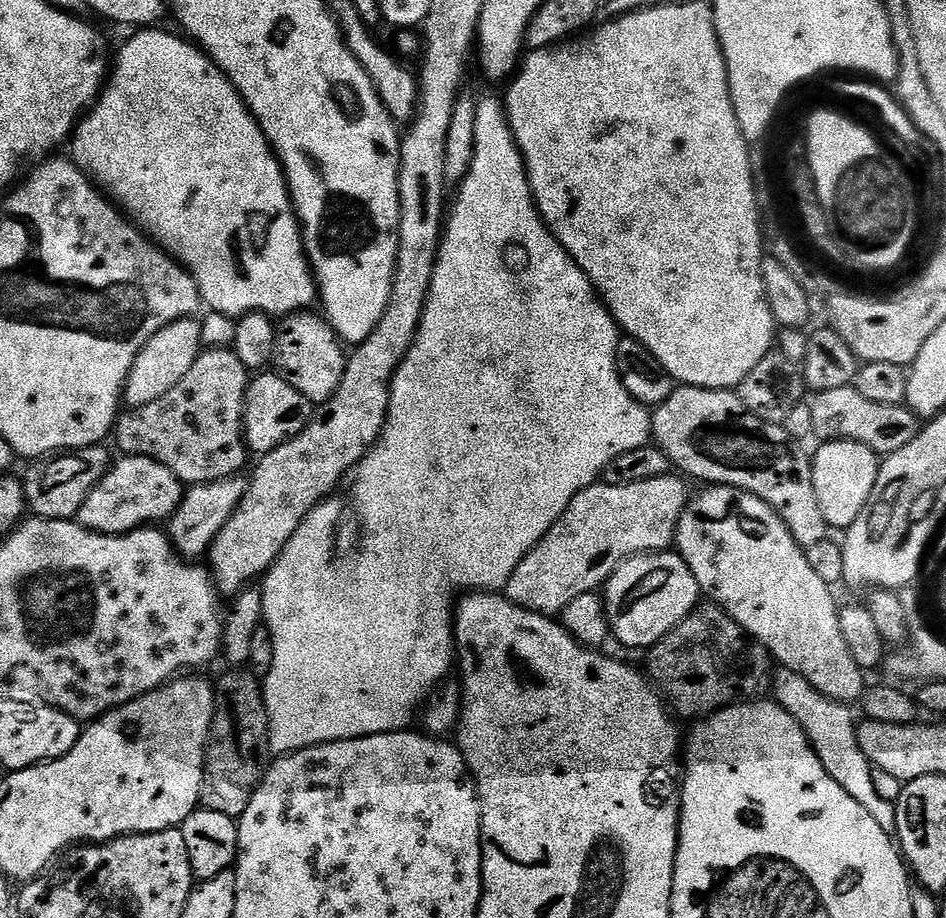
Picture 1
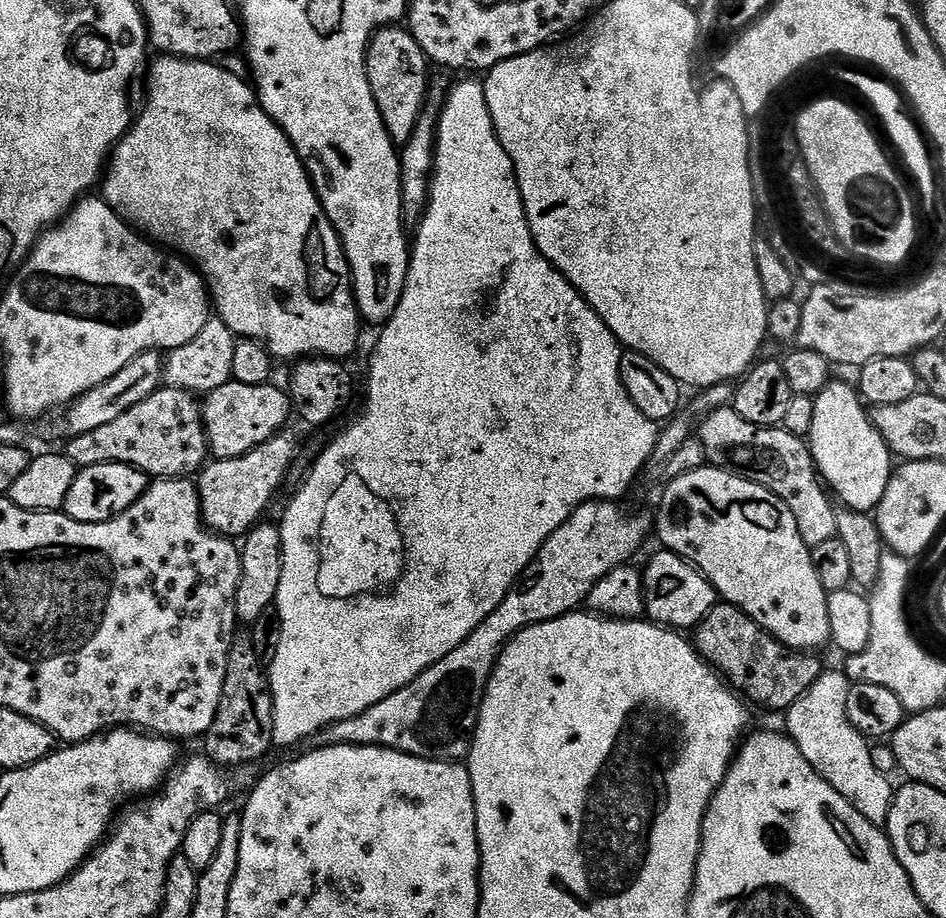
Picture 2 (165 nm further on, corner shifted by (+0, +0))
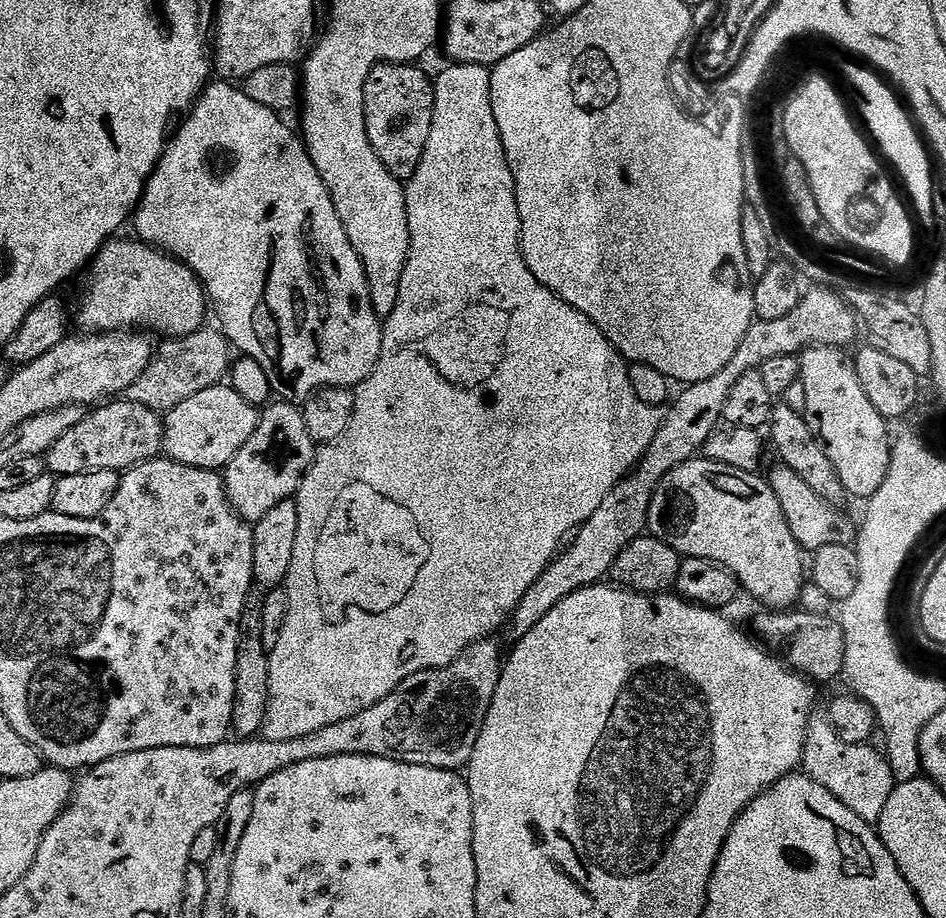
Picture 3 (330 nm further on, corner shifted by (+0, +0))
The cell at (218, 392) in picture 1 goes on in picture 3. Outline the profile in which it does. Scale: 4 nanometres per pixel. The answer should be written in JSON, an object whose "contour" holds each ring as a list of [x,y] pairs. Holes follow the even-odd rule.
{"contour":[[[116,398],[111,402],[101,403],[95,407],[74,430],[66,430],[54,446],[46,453],[46,468],[51,475],[59,478],[70,474],[90,474],[98,470],[110,470],[121,474],[130,468],[137,468],[139,464],[144,464],[148,460],[155,460],[164,452],[164,421],[161,413],[146,406],[139,405],[138,402],[130,401],[127,398]]]}

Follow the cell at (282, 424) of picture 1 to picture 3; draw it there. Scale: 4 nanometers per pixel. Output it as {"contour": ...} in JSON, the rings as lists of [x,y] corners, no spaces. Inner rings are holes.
{"contour":[[[218,383],[212,388],[191,395],[186,402],[174,406],[163,417],[164,452],[167,459],[191,468],[223,470],[250,442],[254,430],[260,425],[262,412],[257,405],[246,402],[231,386]]]}

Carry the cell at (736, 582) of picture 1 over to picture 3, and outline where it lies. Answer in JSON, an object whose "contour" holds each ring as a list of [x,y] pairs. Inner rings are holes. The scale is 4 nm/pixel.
{"contour":[[[703,458],[688,460],[662,478],[650,502],[647,531],[666,542],[666,546],[679,552],[681,557],[709,560],[725,568],[743,591],[745,588],[754,599],[764,603],[765,609],[791,609],[806,587],[806,560],[801,546],[794,534],[790,534],[790,526],[786,526],[786,514],[782,514],[782,506],[778,506],[771,484],[755,472],[734,470],[734,466],[722,466]]]}

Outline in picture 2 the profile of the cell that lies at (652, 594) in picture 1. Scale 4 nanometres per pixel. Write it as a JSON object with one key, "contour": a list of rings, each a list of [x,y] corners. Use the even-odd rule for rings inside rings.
{"contour":[[[660,550],[660,553],[648,565],[643,565],[642,575],[644,578],[644,611],[647,619],[669,630],[695,629],[696,625],[701,624],[706,614],[710,614],[710,610],[718,603],[718,597],[711,582],[693,564],[689,564],[687,560],[683,560],[681,556],[676,556],[673,552]]]}

